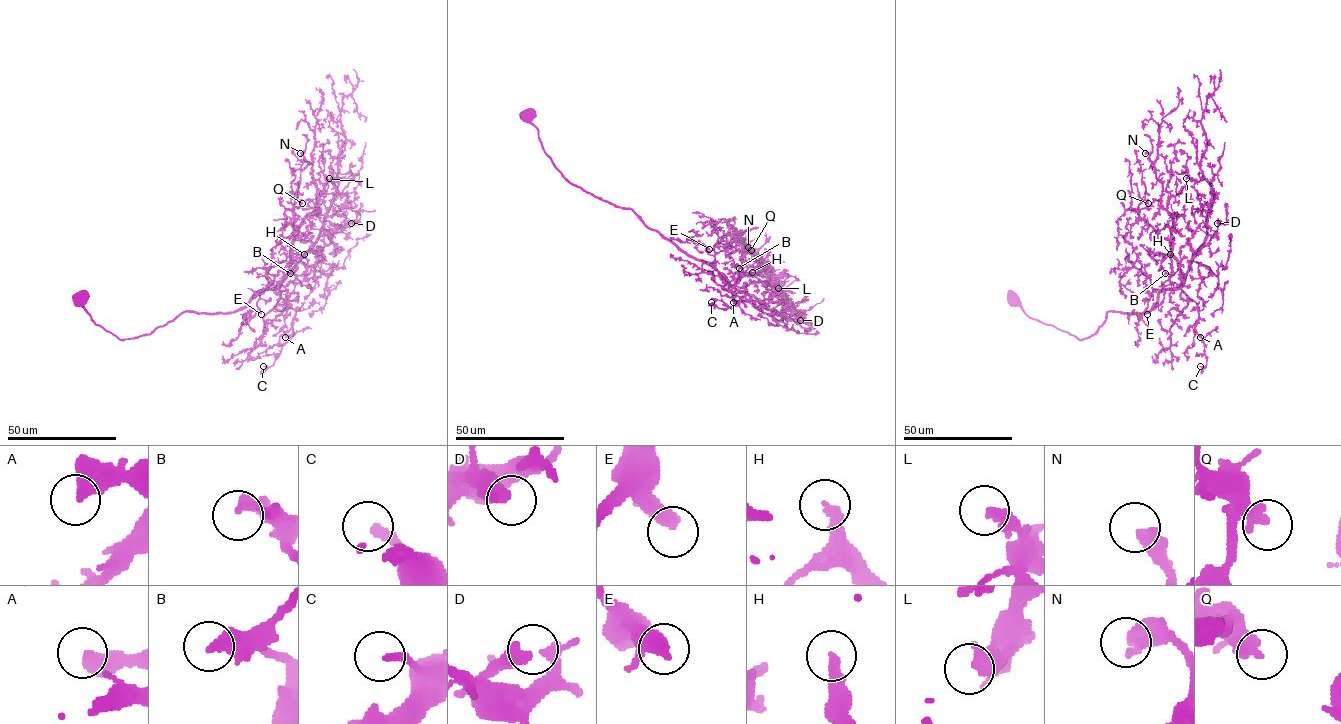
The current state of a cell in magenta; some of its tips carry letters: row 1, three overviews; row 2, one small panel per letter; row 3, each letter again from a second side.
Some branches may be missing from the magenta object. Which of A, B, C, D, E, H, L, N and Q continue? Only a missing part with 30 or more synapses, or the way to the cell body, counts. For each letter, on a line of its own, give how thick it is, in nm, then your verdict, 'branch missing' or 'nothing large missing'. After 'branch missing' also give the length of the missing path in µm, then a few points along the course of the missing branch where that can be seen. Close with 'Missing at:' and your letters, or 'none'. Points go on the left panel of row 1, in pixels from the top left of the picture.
A: calibre 480 nm; nothing large missing
B: calibre 400 nm; nothing large missing
C: calibre 260 nm; nothing large missing
D: calibre 440 nm; nothing large missing
E: calibre 320 nm; branch missing; missing 7 µm
H: calibre 280 nm; nothing large missing
L: calibre 280 nm; nothing large missing
N: calibre 480 nm; nothing large missing
Q: calibre 400 nm; nothing large missing
Missing at: E

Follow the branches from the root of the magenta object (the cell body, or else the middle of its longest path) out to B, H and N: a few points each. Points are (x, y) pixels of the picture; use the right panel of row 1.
B: (1014, 298), (1030, 317), (1081, 339), (1109, 312), (1151, 310), (1182, 282), (1178, 269), (1165, 273)
H: (1014, 298), (1030, 317), (1086, 338), (1109, 312), (1147, 312), (1181, 284), (1170, 254)
N: (1014, 298), (1030, 317), (1081, 339), (1109, 312), (1147, 312), (1181, 284), (1172, 216), (1145, 153)

